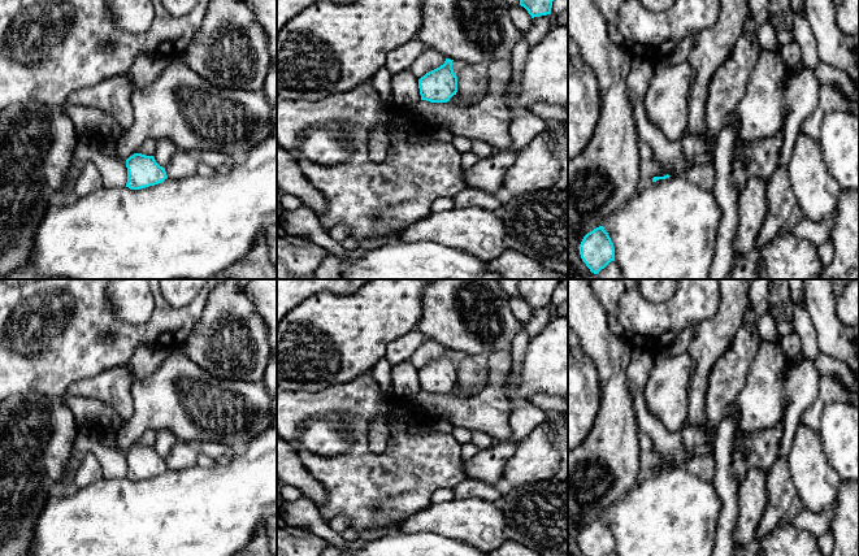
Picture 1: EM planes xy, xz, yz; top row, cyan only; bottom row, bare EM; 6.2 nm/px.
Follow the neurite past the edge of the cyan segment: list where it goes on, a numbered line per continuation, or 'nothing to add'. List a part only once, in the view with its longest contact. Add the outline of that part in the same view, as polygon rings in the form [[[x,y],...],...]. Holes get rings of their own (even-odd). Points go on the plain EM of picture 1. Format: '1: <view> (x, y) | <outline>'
nothing to add

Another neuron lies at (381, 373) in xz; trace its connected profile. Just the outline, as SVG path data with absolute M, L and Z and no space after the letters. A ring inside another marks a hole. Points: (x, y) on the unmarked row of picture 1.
M383 357L368 373L377 383L379 392L389 398L392 396L391 370L392 365Z

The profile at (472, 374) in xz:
M481 359L464 360L457 368L457 383L463 398L470 398L487 385L490 370Z

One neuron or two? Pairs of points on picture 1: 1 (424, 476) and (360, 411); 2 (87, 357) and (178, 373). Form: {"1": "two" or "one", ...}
{"1": "one", "2": "two"}

